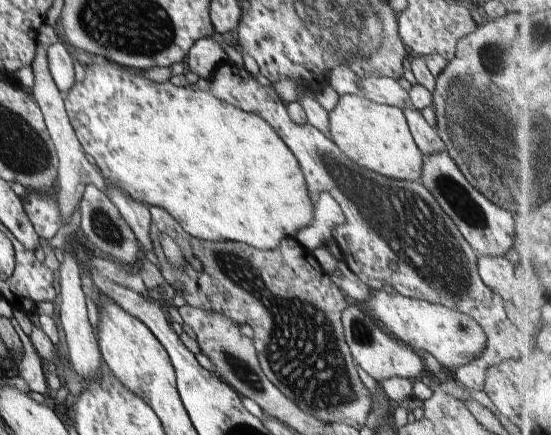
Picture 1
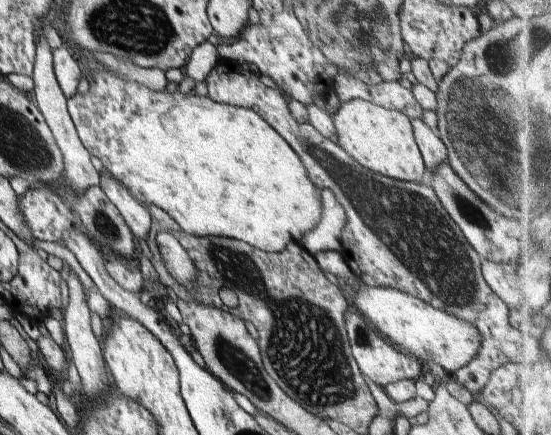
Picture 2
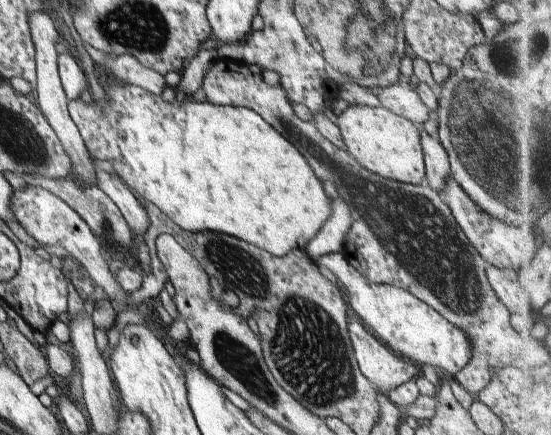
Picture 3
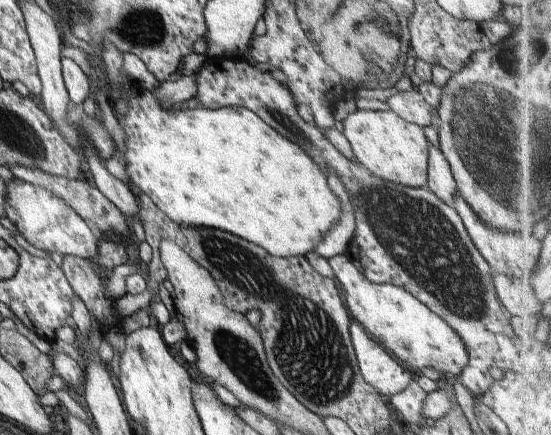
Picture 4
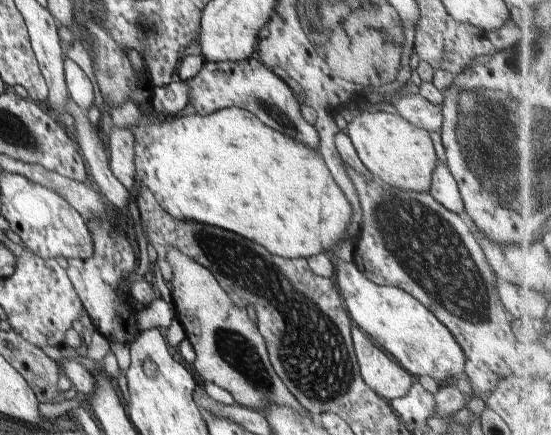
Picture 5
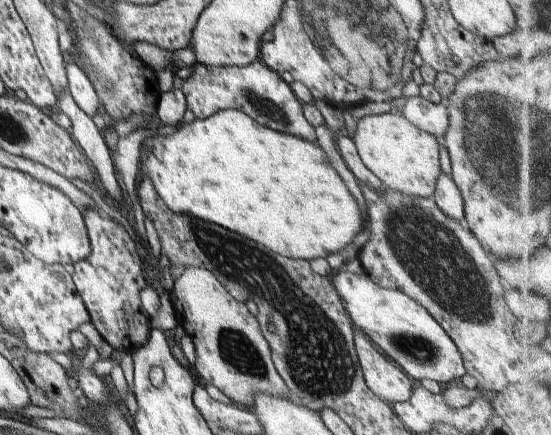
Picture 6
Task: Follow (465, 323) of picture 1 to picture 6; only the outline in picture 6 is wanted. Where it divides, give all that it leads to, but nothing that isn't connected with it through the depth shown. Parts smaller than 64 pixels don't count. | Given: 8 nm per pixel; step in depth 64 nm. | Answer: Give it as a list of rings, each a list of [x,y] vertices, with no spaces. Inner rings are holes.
[[[354,265],[344,266],[332,284],[351,318],[354,329],[362,331],[386,356],[414,380],[430,379],[443,387],[464,376],[464,361],[455,342],[432,315],[406,293],[378,286],[369,276],[360,276]]]

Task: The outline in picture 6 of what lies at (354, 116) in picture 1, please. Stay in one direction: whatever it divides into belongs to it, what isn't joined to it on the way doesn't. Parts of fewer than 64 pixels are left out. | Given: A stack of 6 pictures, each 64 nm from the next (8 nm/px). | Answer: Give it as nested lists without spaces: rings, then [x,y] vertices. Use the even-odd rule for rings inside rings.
[[[383,113],[366,116],[357,122],[355,142],[359,157],[366,168],[373,172],[388,189],[420,198],[433,196],[441,174],[436,137],[414,126],[404,115]]]

